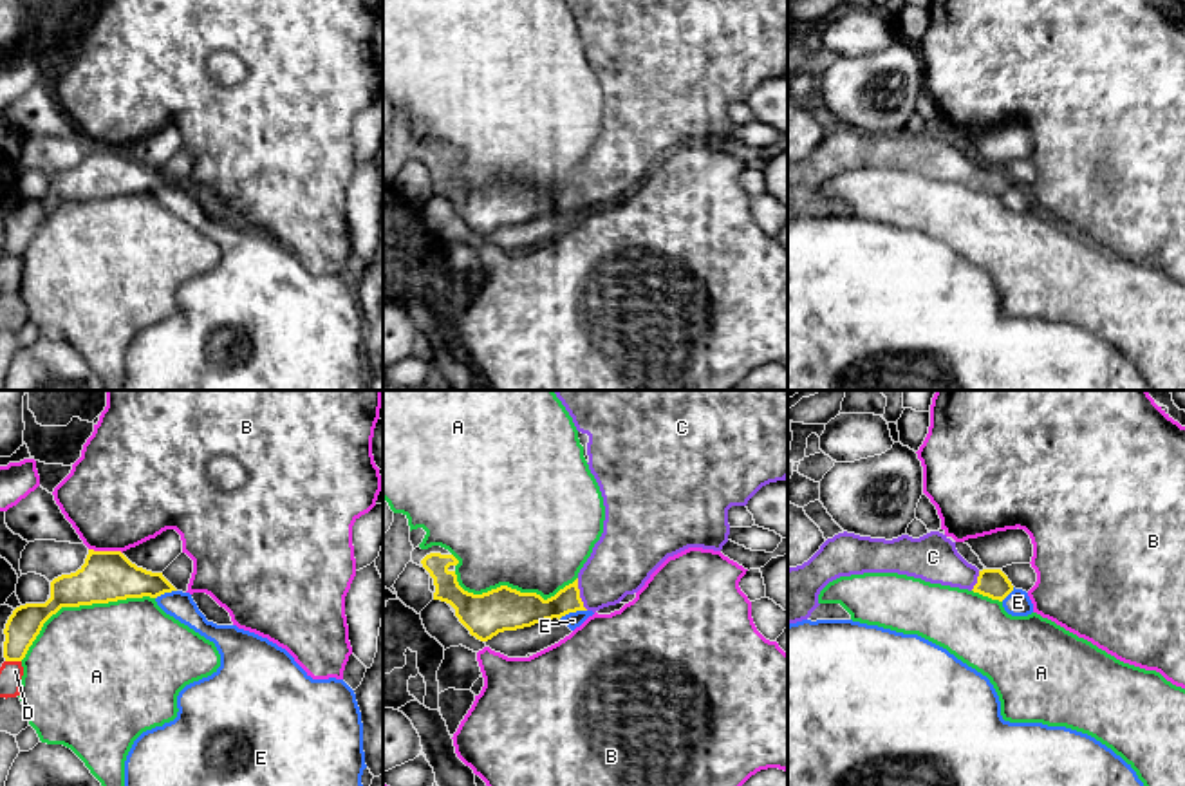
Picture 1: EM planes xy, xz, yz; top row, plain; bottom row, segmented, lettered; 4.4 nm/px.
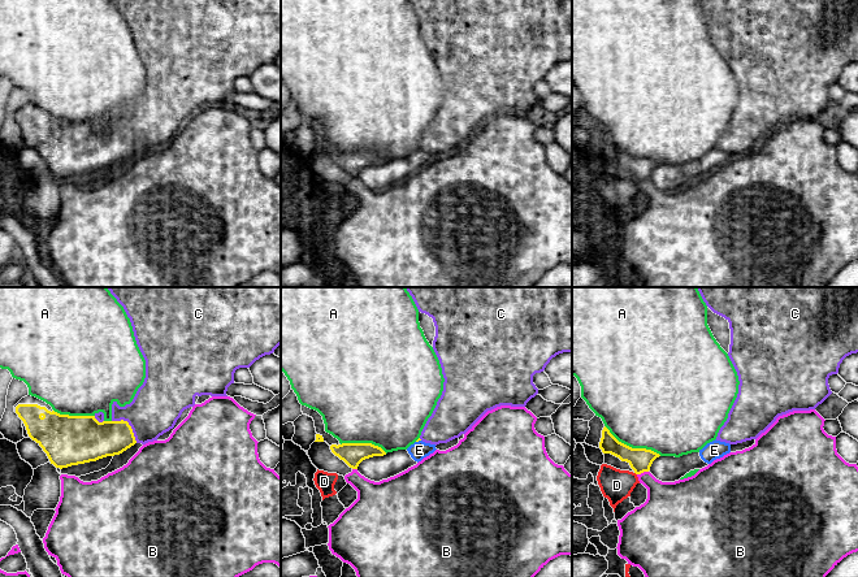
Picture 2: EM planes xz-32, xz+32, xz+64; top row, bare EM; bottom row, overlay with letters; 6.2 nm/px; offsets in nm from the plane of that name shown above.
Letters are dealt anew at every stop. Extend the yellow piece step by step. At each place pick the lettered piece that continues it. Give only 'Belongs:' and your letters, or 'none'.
Belongs: C

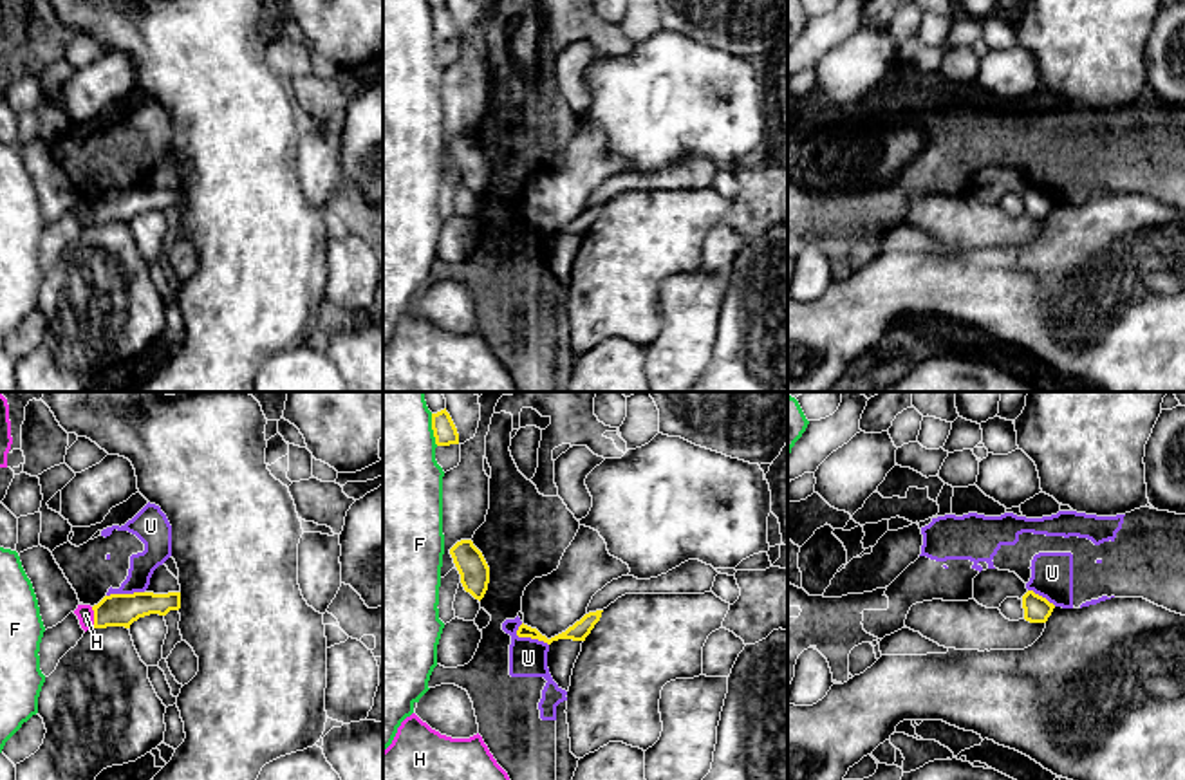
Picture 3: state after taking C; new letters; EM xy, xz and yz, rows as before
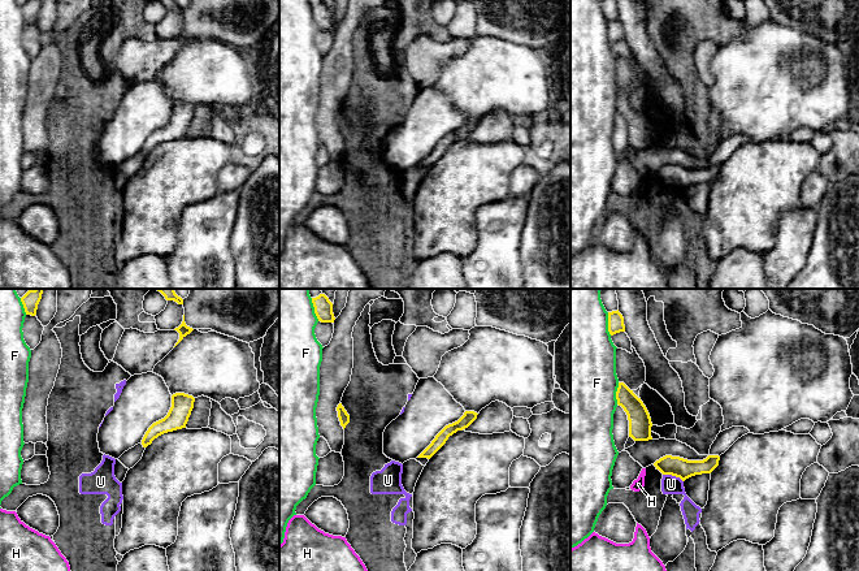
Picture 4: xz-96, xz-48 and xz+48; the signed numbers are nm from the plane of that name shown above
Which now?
Belongs: none

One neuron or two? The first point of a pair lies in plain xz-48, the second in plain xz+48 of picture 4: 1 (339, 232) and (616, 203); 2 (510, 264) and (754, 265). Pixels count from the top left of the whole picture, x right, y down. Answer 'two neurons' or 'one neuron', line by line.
1: two neurons
2: two neurons

